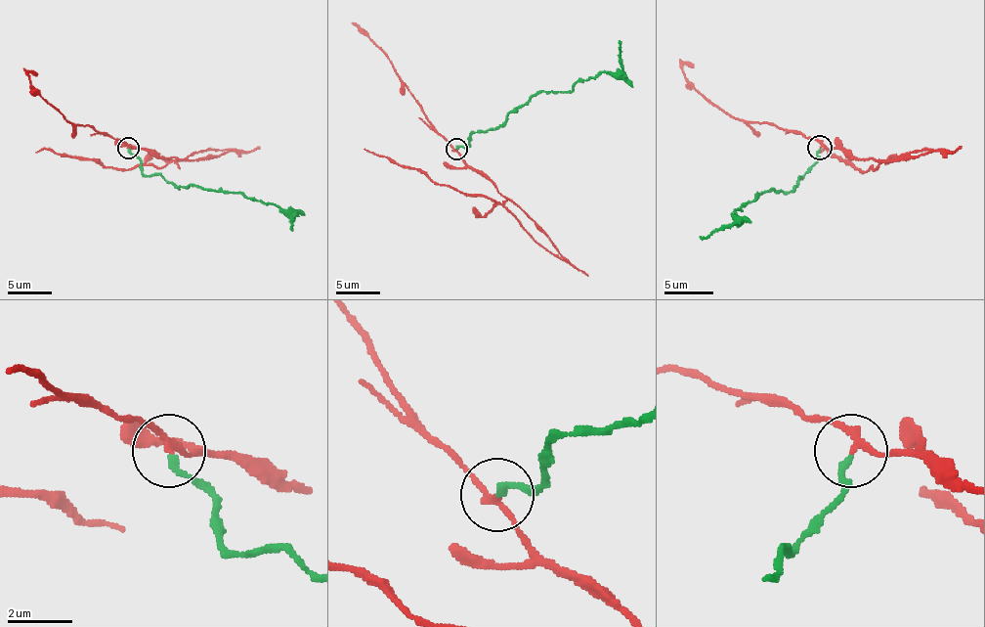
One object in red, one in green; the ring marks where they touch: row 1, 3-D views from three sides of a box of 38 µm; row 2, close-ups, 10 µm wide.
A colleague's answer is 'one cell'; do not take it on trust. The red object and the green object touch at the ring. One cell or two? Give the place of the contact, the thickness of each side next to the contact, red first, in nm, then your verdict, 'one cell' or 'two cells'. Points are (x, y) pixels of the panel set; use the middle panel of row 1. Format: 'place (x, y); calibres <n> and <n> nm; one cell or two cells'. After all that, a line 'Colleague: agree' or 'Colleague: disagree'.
place (456, 149); calibres 170 and 200 nm; two cells
Colleague: disagree

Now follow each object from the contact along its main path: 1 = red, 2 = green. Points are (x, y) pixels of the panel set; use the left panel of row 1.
1: (127, 148), (153, 151), (176, 161), (160, 168), (106, 168), (85, 156), (61, 156), (46, 148), (34, 153)
2: (127, 148), (145, 174), (158, 174), (178, 188), (242, 193), (279, 205), (293, 216), (290, 228)

